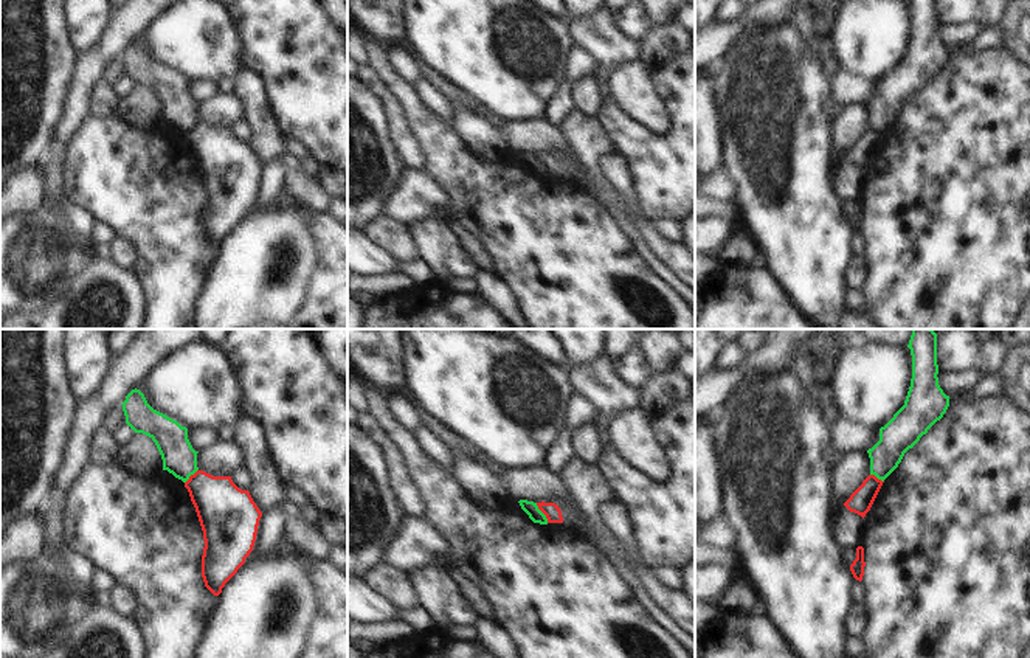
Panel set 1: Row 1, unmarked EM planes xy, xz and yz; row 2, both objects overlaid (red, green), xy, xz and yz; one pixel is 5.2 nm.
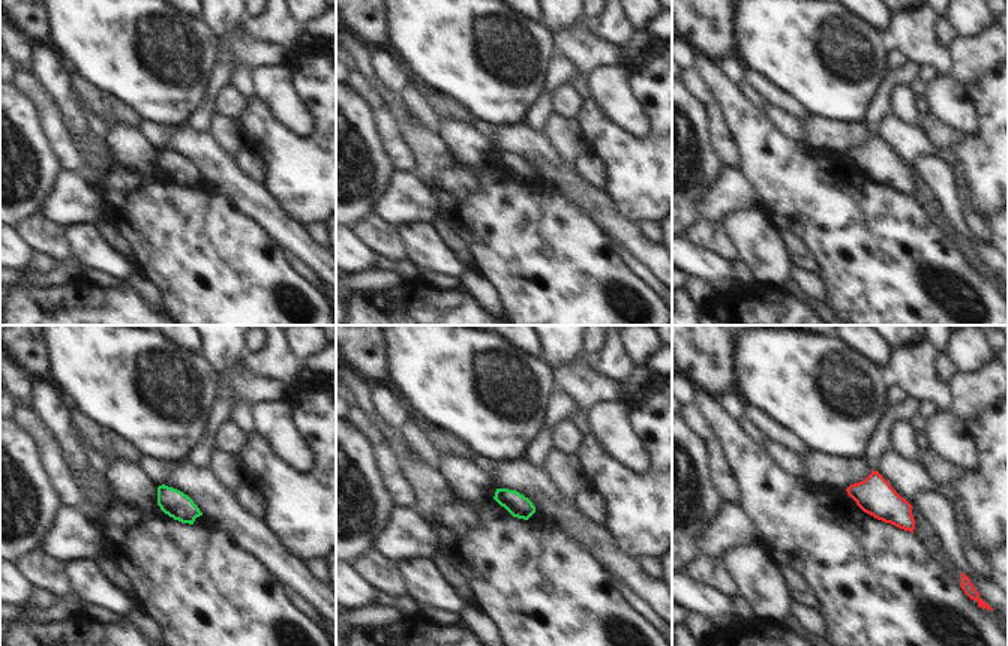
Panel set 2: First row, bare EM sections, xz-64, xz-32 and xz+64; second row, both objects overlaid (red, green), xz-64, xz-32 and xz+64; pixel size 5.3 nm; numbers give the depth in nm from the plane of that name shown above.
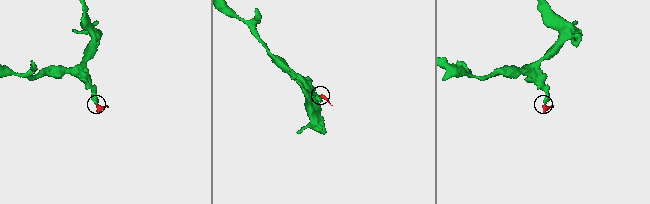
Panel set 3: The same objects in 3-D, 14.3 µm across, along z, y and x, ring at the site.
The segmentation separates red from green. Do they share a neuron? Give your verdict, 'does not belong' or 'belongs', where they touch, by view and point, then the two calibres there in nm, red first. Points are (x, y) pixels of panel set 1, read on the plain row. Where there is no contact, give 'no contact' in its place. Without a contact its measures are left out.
does not belong; meets red in xz at (542, 163); 90 nm thick on the red side, 70 nm on the other

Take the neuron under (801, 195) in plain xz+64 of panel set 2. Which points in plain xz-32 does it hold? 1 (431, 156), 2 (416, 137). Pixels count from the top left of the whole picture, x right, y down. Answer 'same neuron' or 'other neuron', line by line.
1: same neuron
2: same neuron

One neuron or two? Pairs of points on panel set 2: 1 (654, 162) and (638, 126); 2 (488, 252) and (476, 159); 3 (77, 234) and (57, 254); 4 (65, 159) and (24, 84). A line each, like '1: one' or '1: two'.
1: two
2: two
3: two
4: one

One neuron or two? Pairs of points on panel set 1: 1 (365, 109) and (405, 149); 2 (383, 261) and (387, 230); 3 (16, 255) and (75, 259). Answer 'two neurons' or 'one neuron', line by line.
1: two neurons
2: two neurons
3: one neuron

